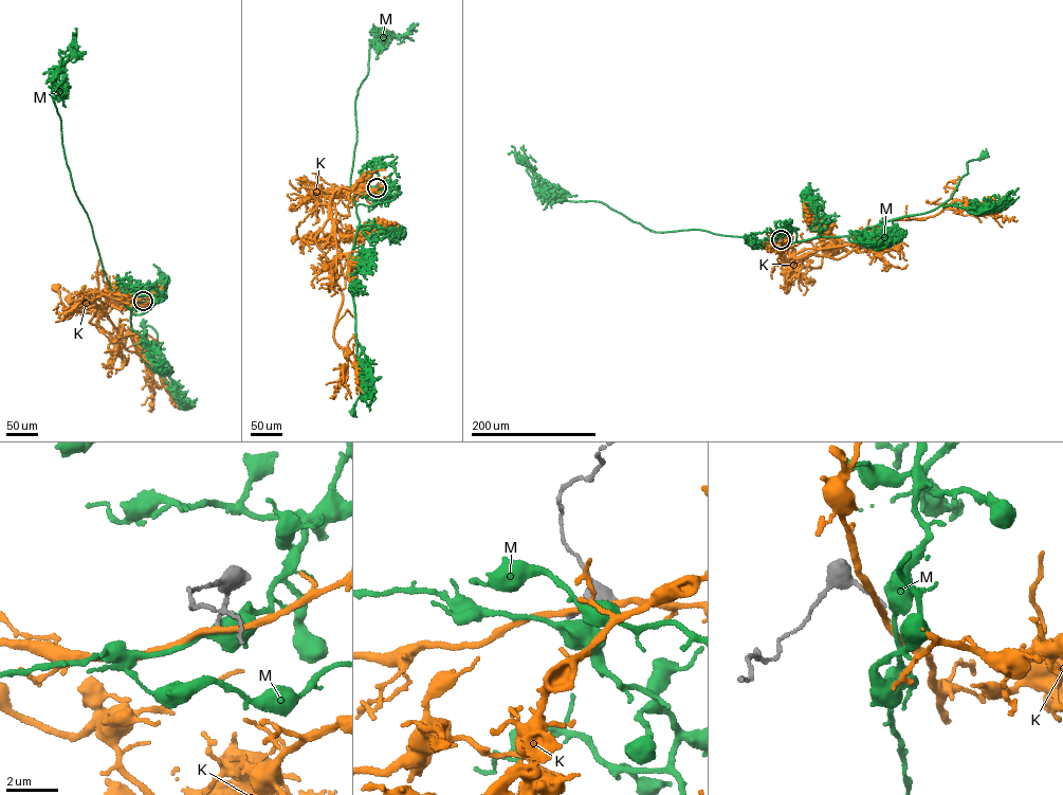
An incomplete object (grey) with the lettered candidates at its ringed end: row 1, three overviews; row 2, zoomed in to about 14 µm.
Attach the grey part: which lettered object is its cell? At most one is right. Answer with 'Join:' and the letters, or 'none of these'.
Join: M

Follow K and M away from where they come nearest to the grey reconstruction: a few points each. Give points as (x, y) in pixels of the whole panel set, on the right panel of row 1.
K: (781, 239), (780, 253), (798, 257), (806, 267), (820, 268), (826, 251)
M: (781, 239), (791, 228), (799, 241), (849, 235), (931, 211), (951, 197), (968, 174), (967, 162), (984, 155)

